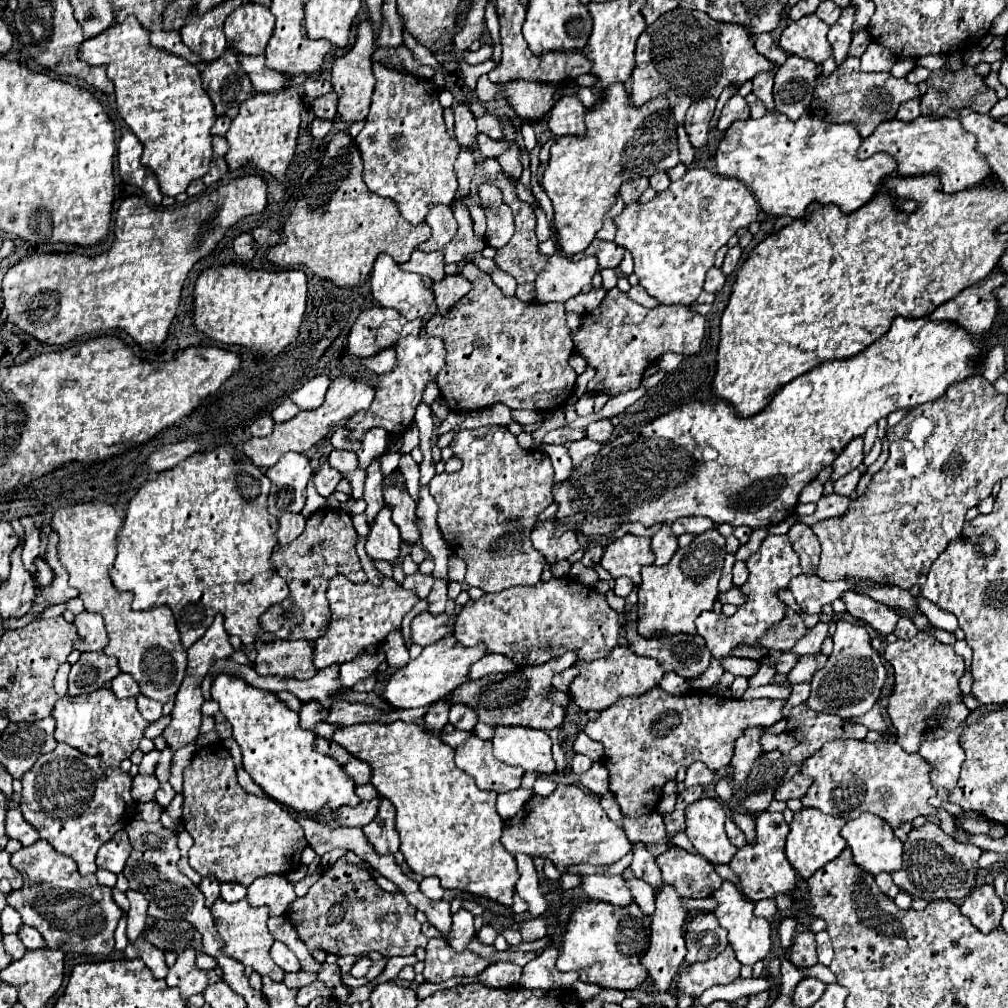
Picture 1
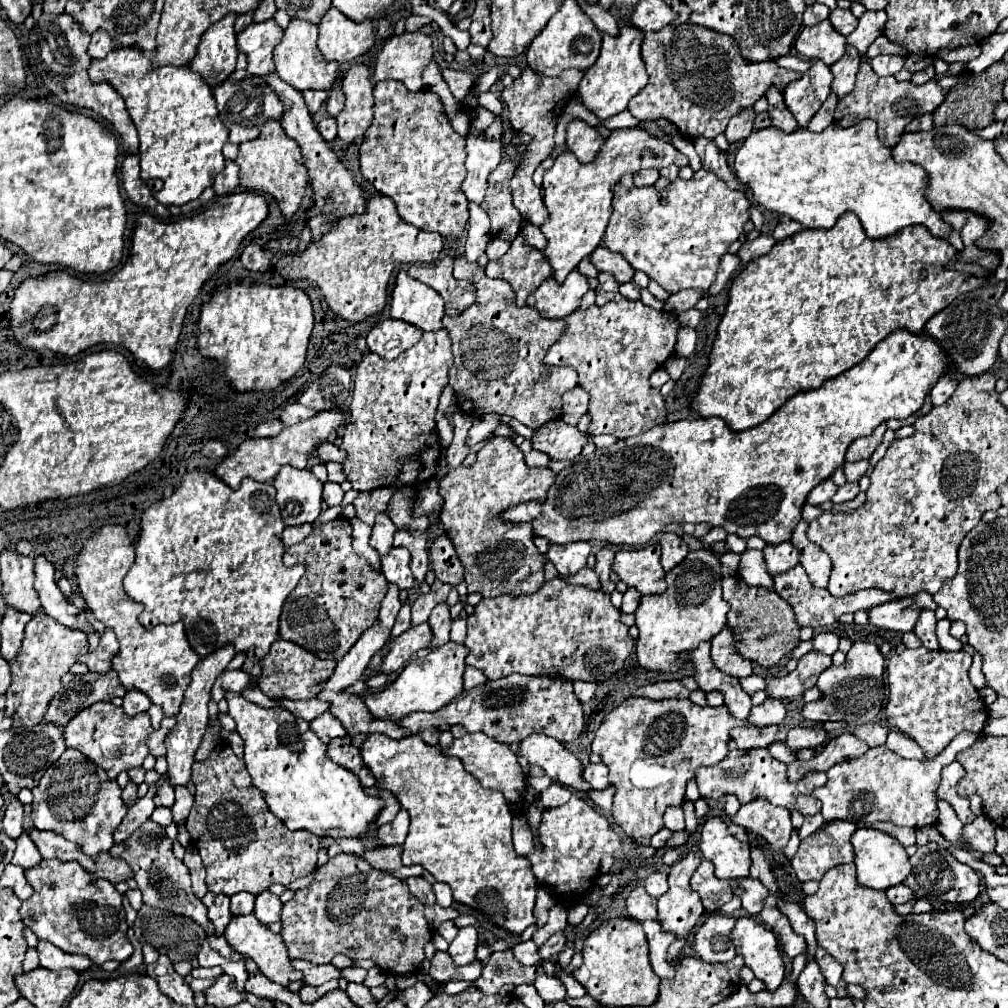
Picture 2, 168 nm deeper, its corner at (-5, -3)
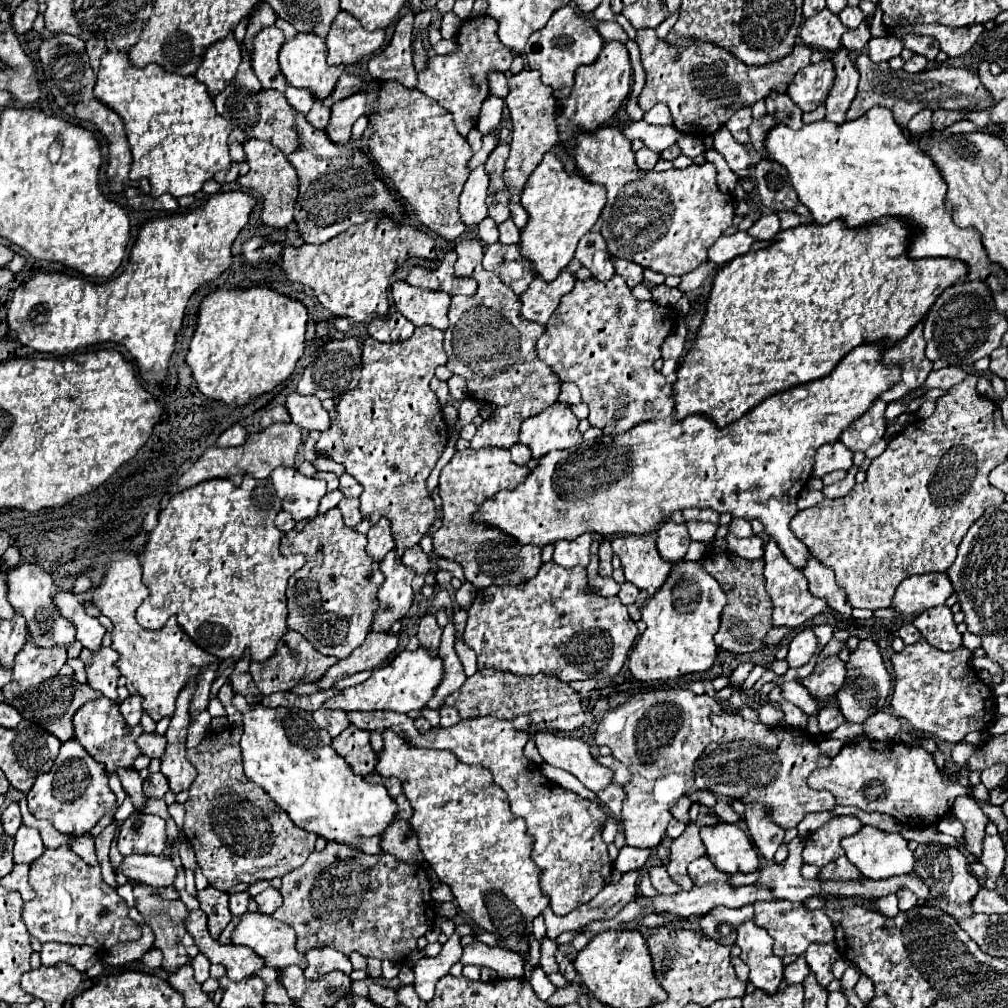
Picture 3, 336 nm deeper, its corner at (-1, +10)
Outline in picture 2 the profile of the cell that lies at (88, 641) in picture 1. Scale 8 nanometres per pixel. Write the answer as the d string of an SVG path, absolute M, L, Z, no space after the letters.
M106 628L106 632L100 636L98 648L94 652L78 656L78 662L86 664L92 672L106 674L110 670L110 662L114 654L118 654L118 640L116 640L116 634L110 628Z

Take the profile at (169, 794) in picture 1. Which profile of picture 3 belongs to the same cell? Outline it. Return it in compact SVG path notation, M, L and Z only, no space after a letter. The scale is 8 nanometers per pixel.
M158 771L158 773L152 773L152 775L144 781L144 795L146 795L146 797L162 799L166 791L168 791L168 781L166 781L166 777L164 777L160 771Z

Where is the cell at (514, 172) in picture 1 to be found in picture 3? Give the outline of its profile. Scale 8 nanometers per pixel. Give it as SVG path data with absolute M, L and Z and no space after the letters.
M456 13L444 14L442 25L440 25L440 33L443 39L454 38L461 24L461 19L456 17Z

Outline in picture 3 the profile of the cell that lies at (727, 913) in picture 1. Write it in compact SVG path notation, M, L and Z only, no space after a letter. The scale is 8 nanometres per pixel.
M746 921L738 927L736 945L742 949L740 959L750 967L750 983L768 993L776 993L782 983L782 959L774 957L772 941L766 929Z

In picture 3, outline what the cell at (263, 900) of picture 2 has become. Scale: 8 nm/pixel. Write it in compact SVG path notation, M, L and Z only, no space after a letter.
M268 887L266 891L258 893L258 895L254 897L254 901L258 903L260 913L274 913L274 911L282 905L282 895L280 895L280 891L278 891L278 889Z

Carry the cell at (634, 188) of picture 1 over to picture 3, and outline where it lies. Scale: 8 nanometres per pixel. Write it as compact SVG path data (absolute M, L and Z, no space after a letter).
M642 147L642 149L636 153L636 165L638 165L638 169L642 169L642 171L654 169L654 165L656 165L658 159L660 159L660 155L658 155L656 151L646 149L646 147Z

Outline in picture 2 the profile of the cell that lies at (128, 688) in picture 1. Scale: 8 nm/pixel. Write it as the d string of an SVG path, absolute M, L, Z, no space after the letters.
M130 690L126 696L124 696L124 704L122 704L124 712L128 716L136 716L140 712L146 712L150 708L150 700L146 694L138 692L138 690Z

